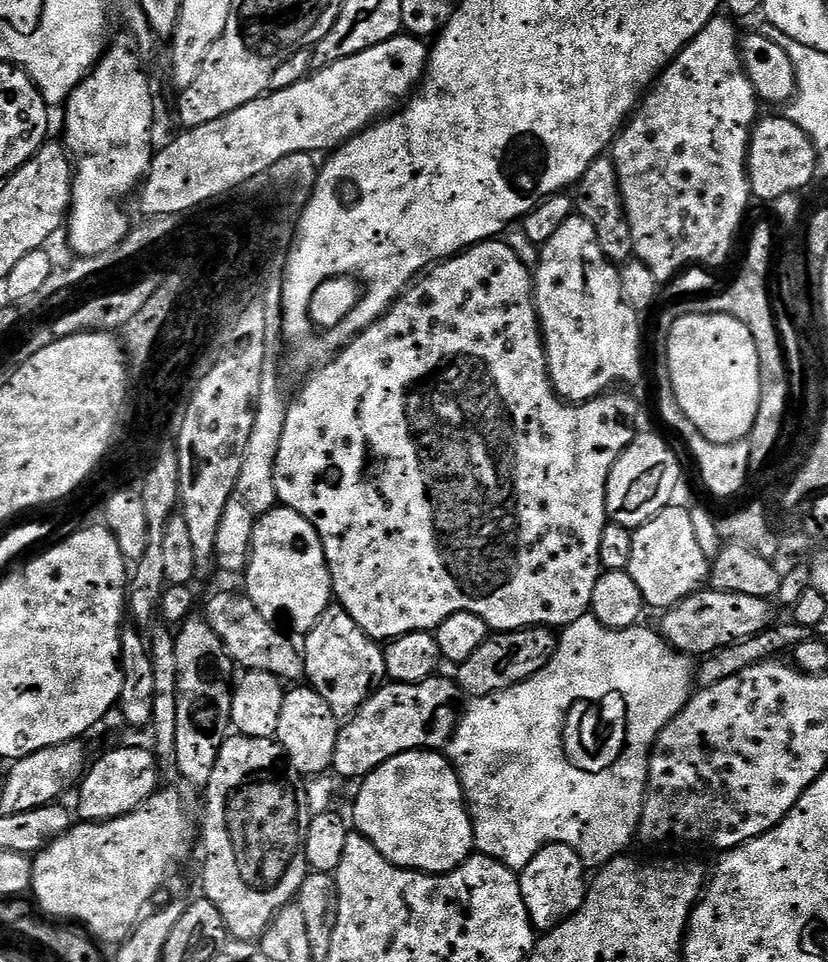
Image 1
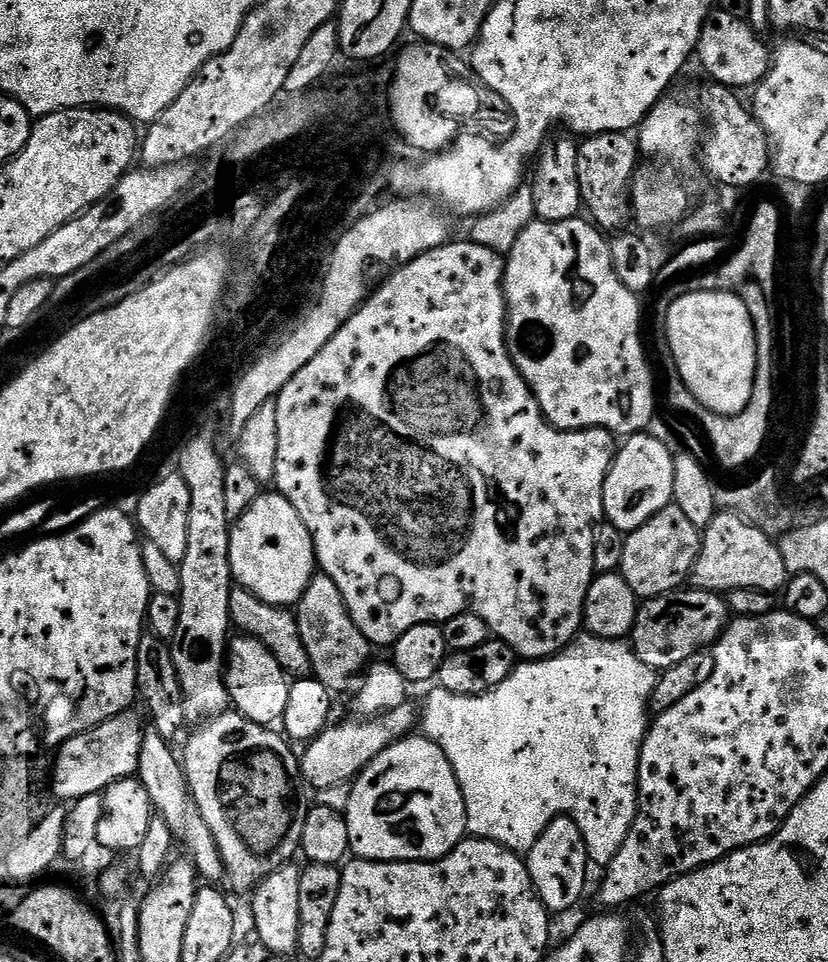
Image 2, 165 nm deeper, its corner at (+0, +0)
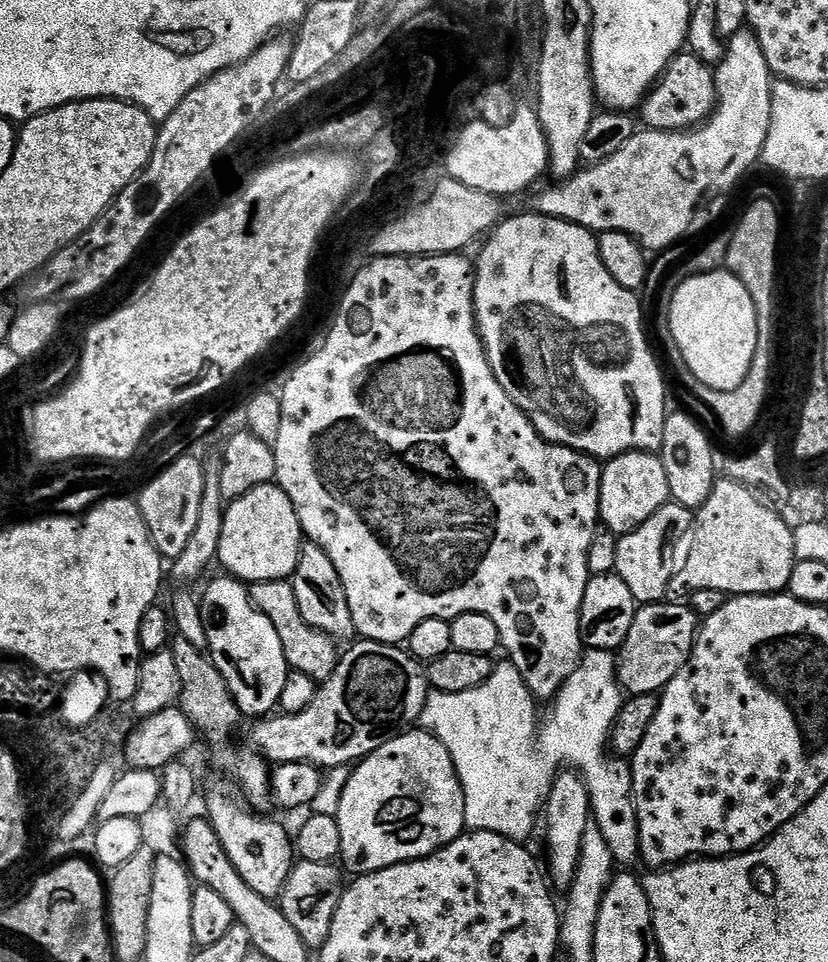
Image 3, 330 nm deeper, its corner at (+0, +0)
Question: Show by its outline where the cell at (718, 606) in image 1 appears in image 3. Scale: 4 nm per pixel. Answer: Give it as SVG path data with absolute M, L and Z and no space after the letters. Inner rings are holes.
M668 603L645 604L636 609L634 626L630 626L630 634L626 634L626 642L618 650L616 678L625 693L641 696L663 692L692 652L701 617L687 603Z

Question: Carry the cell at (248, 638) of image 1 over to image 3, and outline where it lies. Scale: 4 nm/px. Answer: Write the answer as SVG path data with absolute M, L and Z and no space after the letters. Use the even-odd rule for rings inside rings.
M291 579L254 582L247 585L247 590L248 599L252 601L253 606L262 614L266 614L266 618L270 618L270 623L282 642L289 669L298 674L306 674L306 678L317 682L328 680L330 674L334 674L336 663L341 658L337 641L314 630L314 626L310 626L306 618L302 618L302 610L298 610L298 598L294 598Z

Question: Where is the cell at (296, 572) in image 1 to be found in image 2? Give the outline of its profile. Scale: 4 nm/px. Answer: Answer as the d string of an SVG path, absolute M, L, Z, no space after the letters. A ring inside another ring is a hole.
M279 492L261 494L231 525L230 566L232 579L239 587L250 590L262 602L277 606L295 606L300 603L306 586L317 575L316 551L306 530L306 522L298 518L298 510Z

